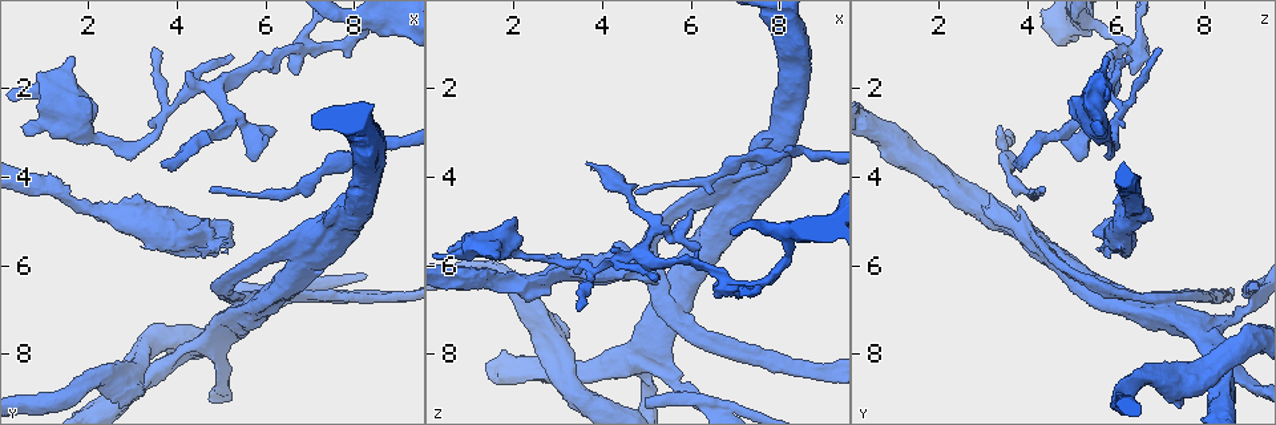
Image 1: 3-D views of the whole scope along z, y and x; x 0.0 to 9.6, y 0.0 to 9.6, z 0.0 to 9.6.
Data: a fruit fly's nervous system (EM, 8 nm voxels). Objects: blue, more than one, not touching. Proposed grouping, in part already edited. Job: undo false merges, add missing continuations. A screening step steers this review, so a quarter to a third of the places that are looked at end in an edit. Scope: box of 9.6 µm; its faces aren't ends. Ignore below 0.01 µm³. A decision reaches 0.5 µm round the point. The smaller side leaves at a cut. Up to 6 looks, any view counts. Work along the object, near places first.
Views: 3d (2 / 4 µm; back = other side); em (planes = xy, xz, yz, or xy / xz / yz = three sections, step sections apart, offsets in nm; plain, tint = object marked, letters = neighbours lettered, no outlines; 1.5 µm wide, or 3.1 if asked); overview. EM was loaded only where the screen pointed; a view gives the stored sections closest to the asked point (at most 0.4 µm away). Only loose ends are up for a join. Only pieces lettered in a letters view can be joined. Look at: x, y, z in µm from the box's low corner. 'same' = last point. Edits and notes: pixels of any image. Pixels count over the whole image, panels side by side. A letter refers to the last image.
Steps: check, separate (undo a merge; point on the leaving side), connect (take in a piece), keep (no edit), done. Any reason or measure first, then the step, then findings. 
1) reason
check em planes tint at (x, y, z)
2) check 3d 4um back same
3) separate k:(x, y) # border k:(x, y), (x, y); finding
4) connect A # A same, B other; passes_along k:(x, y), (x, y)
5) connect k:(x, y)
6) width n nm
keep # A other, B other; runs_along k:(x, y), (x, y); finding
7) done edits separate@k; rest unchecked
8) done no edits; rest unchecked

free end
check em planes tint at (3.35, 1.20, 6.95)

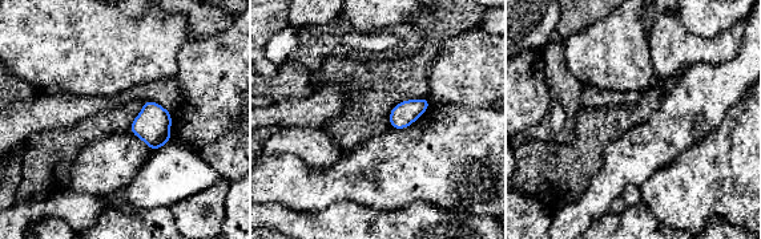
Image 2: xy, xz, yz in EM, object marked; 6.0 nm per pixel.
what lies round it
check em planes letters same

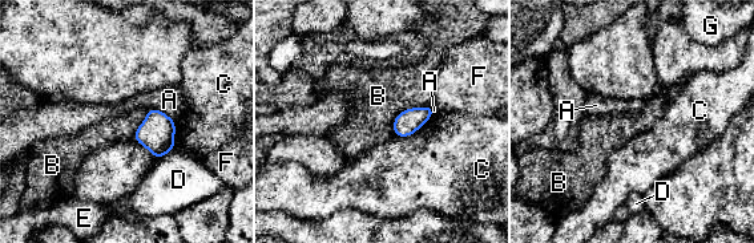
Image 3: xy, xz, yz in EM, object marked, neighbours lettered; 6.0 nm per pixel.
longest_contact B 280 nm
keep # A other, B other, C other, D other, E other, F other, G other; border 3:(430, 105), (403, 109), (392, 133); no lettered piece goes on from it

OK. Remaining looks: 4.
thick turns thin
check 3d 4um at (3.25, 4.90, 6.10)

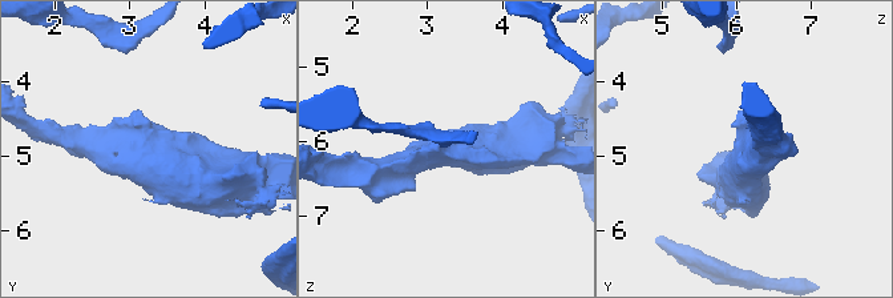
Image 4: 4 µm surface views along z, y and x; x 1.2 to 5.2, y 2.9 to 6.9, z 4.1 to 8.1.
shape alone is not enough
check em xy step 8 plain at (3.25, 4.90, 6.10)

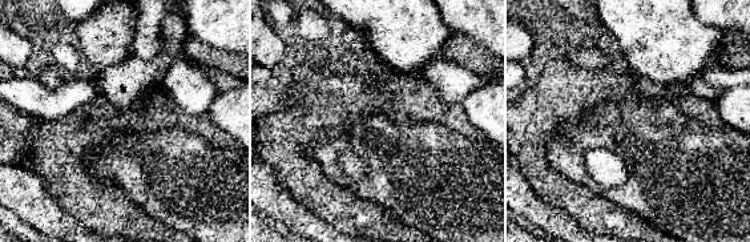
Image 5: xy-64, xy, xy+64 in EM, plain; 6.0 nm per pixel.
what lies round it
check em xy step 8 letters same

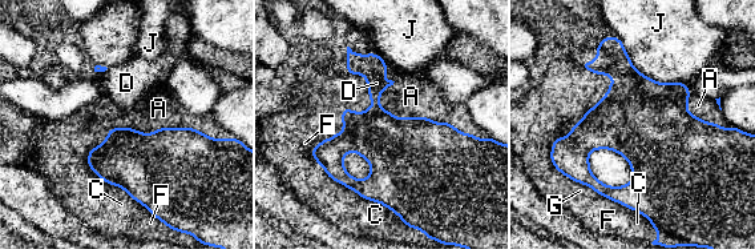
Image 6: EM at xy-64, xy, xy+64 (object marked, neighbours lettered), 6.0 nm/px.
keep # A other, C other, D other, F other, G other, J other; border 6:(105, 137), (196, 128), (213, 139); all the same cell

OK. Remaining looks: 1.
narrows sharply
check em xy step 4 letters at (5.00, 8.45, 8.75)

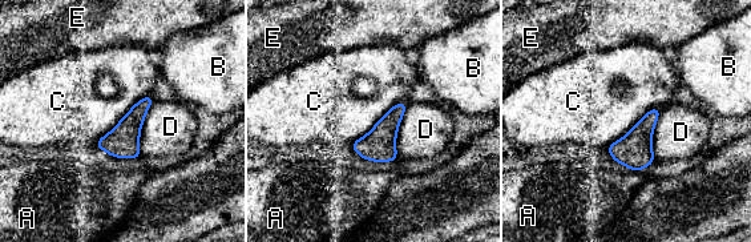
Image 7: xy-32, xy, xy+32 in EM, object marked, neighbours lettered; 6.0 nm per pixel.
keep # A other, B other, C other, D other, E other; border 7:(150, 93), (140, 99), (95, 144); one cell here

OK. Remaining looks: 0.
done no edits; rest unchecked

